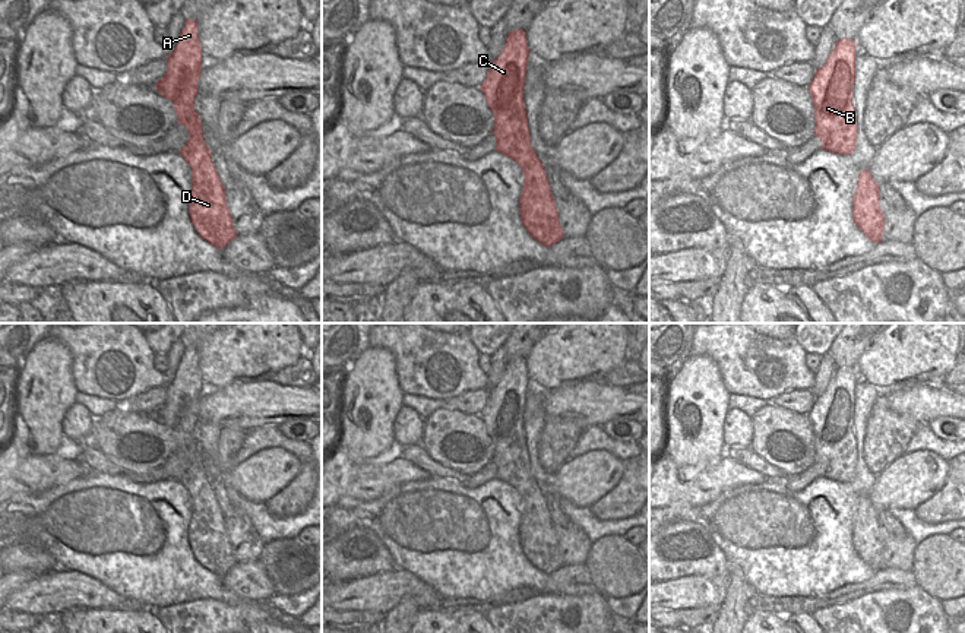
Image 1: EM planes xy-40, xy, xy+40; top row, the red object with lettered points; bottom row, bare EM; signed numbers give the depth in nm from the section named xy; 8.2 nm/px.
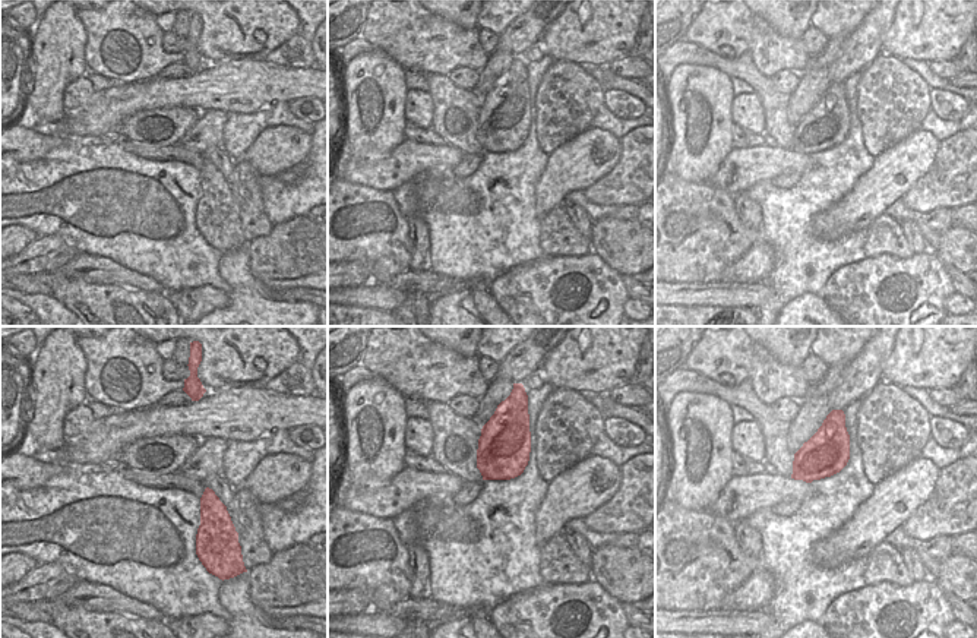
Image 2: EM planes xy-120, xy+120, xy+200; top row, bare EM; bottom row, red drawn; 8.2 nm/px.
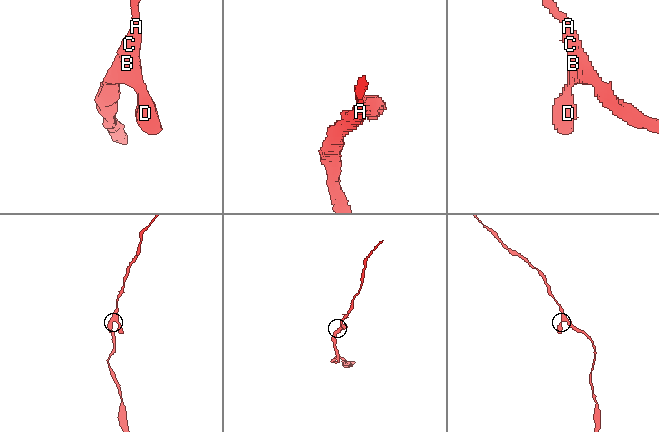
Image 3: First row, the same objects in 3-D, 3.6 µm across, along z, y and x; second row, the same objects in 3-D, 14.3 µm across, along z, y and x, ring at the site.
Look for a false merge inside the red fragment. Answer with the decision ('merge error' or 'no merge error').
no merge error

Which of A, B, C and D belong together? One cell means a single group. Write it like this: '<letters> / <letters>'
A B C D

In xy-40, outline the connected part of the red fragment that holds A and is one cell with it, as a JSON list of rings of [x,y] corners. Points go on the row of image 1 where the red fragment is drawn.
[[[186,19],[178,42],[167,58],[167,72],[155,89],[174,102],[177,124],[189,132],[189,140],[180,149],[192,168],[189,215],[199,235],[216,249],[224,249],[237,237],[225,189],[212,162],[212,152],[203,140],[200,115],[194,111],[197,80],[202,69],[202,47],[197,39],[196,19]]]

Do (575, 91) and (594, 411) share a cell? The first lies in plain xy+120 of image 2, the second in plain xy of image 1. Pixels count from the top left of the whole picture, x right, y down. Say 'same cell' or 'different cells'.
different cells

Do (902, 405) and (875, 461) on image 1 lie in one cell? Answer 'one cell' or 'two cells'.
two cells

